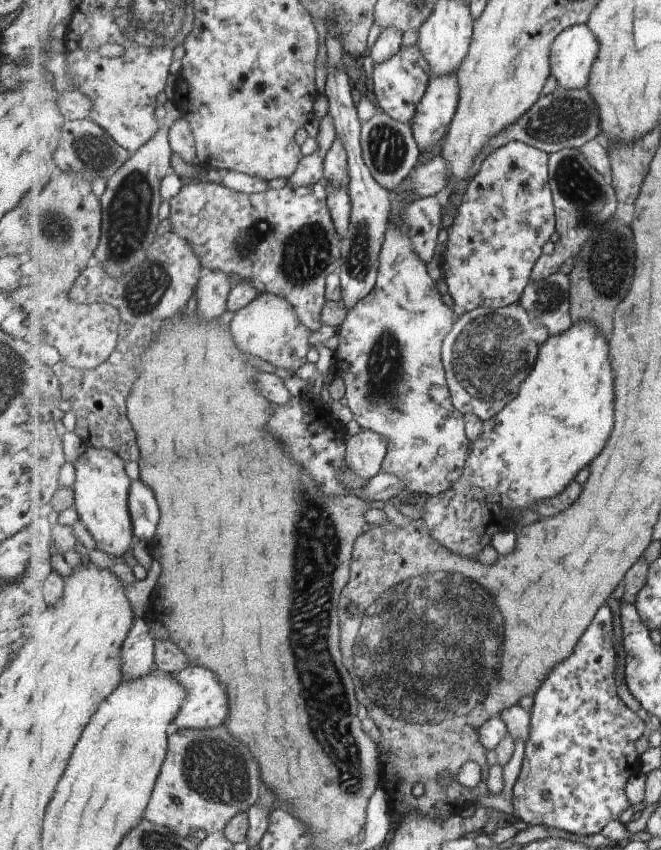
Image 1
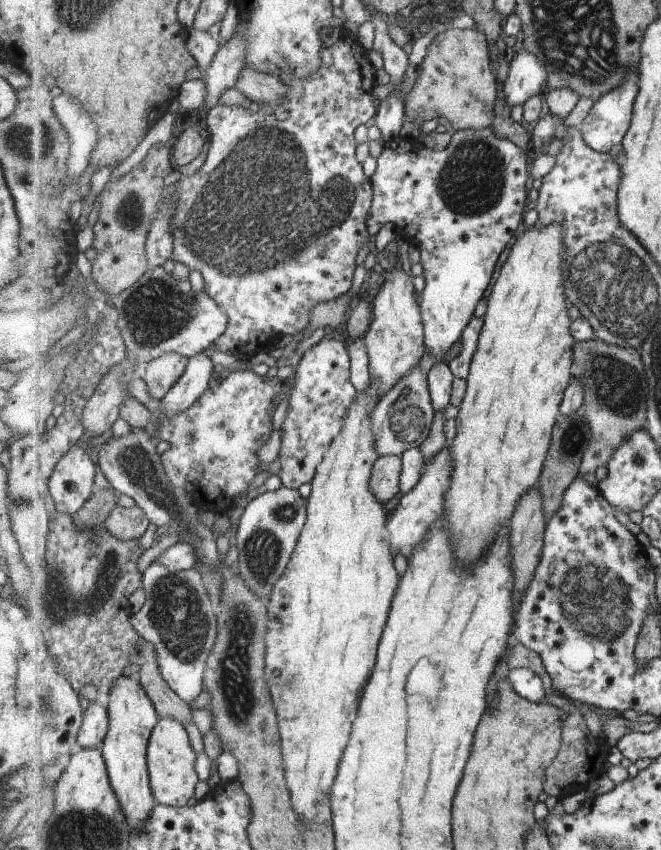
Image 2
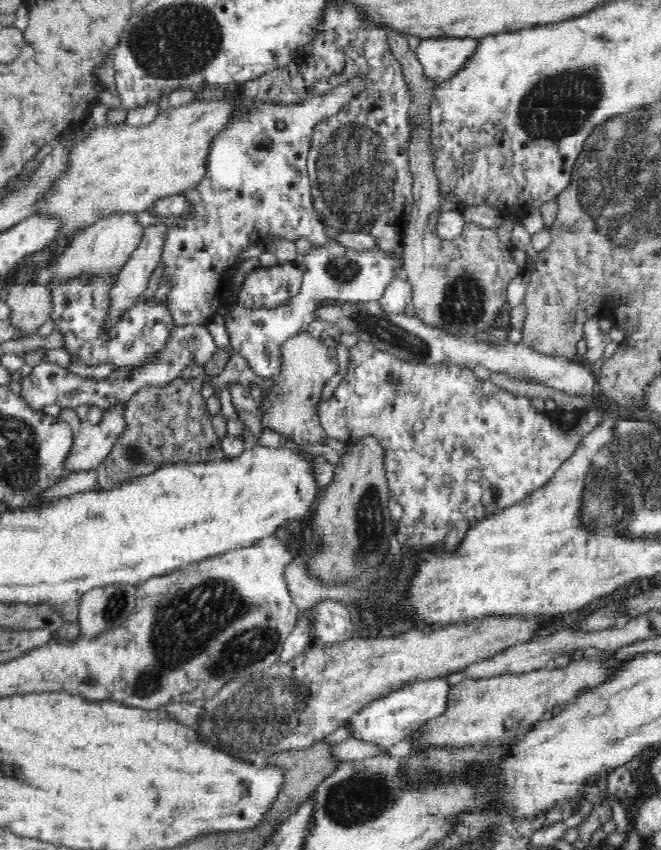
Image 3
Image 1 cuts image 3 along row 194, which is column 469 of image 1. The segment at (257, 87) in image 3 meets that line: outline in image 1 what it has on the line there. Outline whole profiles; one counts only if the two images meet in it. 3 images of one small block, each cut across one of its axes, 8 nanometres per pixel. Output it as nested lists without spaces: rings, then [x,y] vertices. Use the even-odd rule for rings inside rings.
[[[520,302],[496,309],[479,307],[461,316],[442,346],[455,408],[464,415],[475,413],[484,421],[498,415],[519,396],[522,384],[534,369],[540,346],[550,335],[545,324]]]

